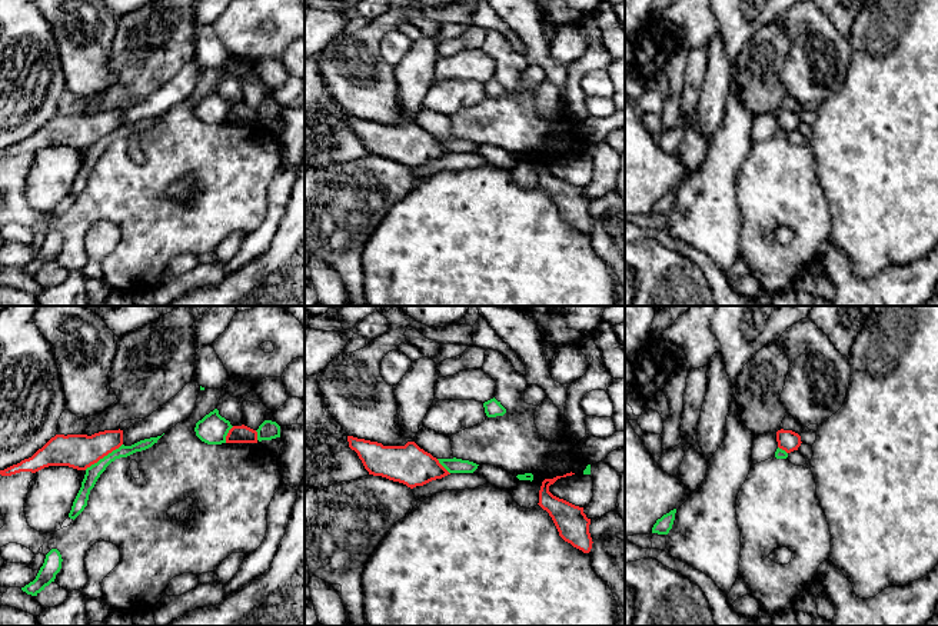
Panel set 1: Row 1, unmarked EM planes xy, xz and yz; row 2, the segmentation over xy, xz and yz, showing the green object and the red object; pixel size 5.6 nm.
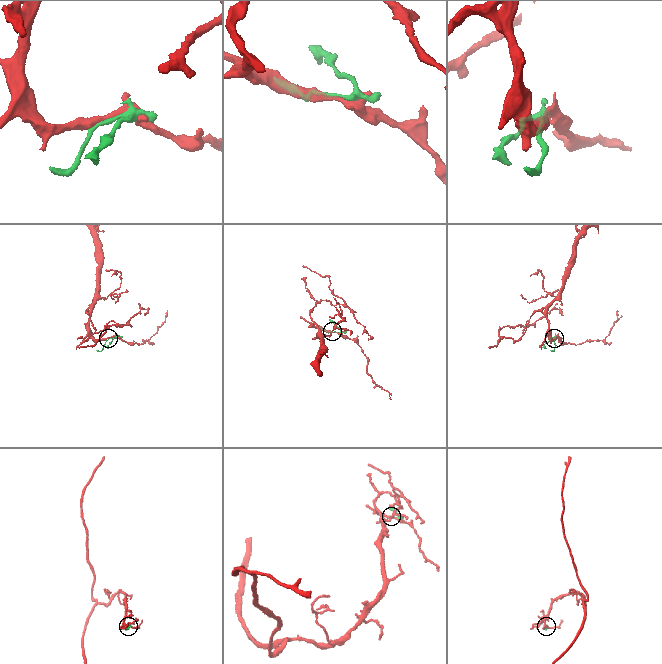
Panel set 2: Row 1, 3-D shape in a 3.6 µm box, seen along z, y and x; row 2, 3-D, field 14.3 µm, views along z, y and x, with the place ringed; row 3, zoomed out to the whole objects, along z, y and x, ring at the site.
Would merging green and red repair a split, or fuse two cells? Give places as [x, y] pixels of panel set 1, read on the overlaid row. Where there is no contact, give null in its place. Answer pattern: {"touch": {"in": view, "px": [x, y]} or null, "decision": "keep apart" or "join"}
{"touch": {"in": "xy", "px": [105, 456]}, "decision": "keep apart"}

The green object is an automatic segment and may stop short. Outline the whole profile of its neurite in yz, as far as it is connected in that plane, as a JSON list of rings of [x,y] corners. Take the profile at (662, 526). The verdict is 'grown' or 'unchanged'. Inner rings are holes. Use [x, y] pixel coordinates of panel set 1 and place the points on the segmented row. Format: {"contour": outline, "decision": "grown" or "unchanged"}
{"contour": [[[676,509],[671,510],[669,513],[658,519],[652,527],[652,533],[668,535],[669,530],[672,529],[675,513],[676,513]]], "decision": "unchanged"}

